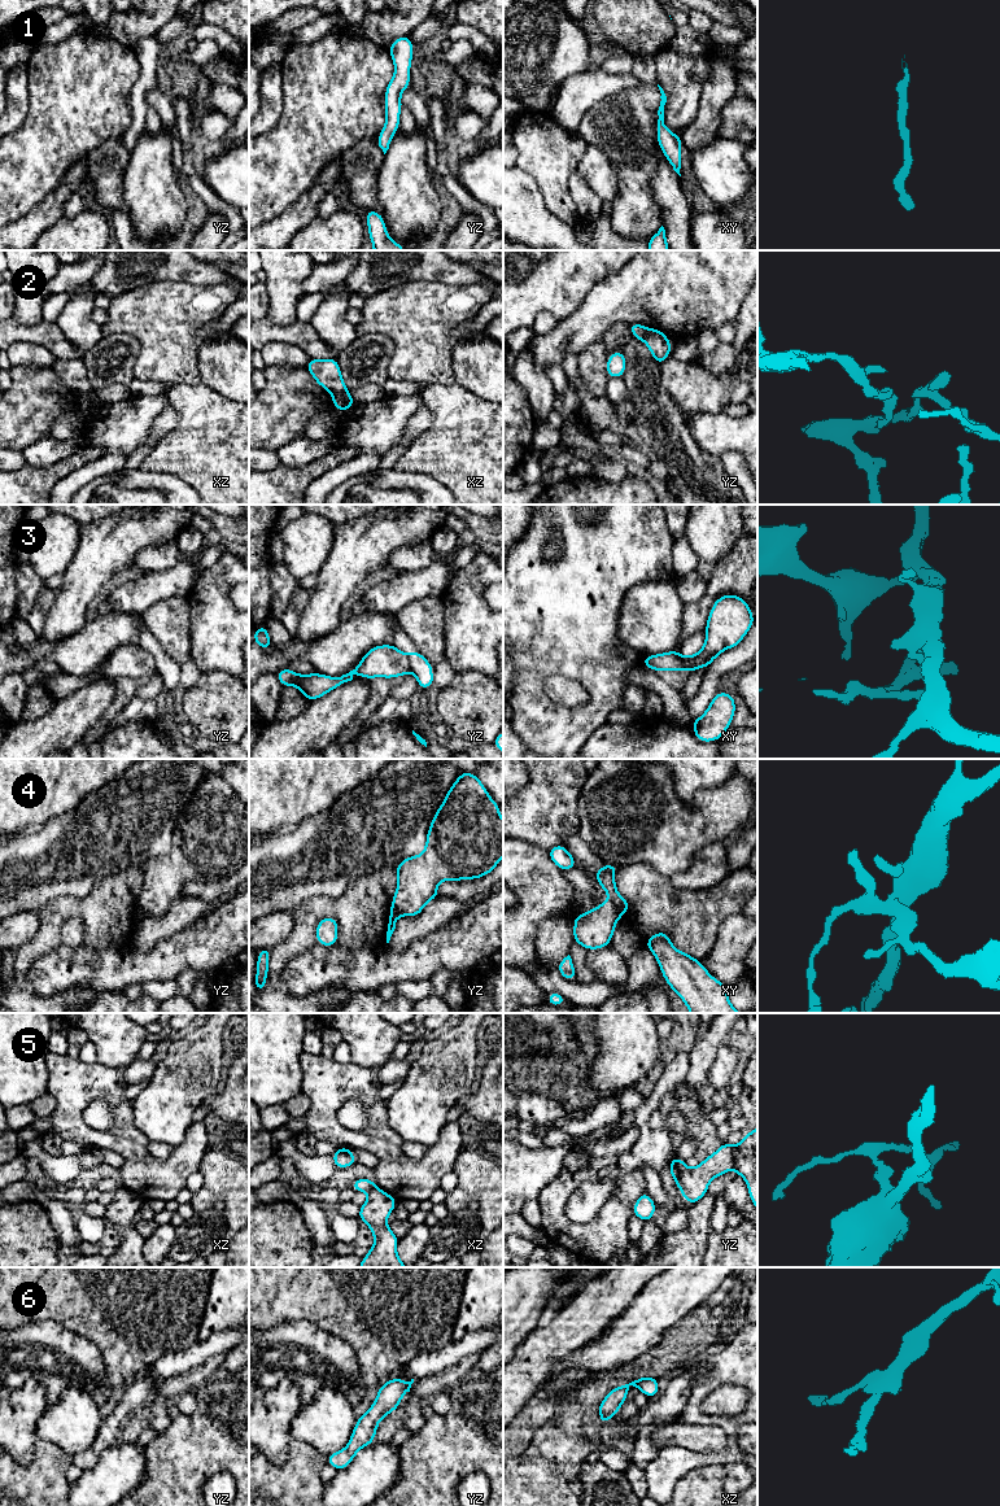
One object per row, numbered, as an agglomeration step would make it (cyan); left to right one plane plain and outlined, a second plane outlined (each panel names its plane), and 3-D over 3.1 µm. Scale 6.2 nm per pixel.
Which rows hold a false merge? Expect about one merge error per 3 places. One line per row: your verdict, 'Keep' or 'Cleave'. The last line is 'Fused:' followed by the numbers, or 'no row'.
1: Keep
2: Cleave
3: Cleave
4: Cleave
5: Cleave
6: Keep
Fused: 2, 3, 4, 5

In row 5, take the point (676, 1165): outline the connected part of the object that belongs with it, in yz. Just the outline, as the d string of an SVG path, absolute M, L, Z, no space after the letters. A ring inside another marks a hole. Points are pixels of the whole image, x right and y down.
M673 1157L671 1164L669 1164L669 1173L672 1178L677 1182L681 1170L686 1166L686 1162L681 1160L680 1157Z

